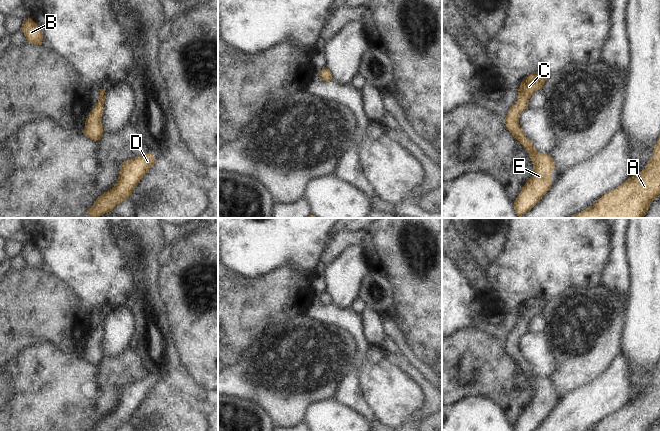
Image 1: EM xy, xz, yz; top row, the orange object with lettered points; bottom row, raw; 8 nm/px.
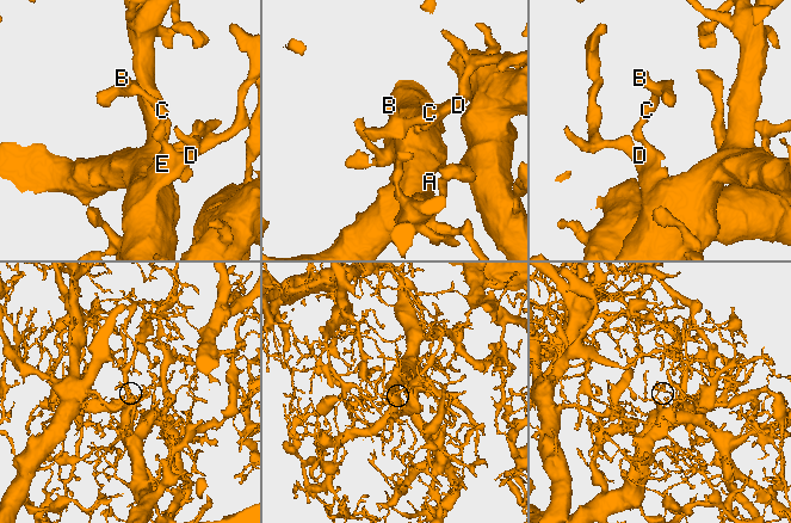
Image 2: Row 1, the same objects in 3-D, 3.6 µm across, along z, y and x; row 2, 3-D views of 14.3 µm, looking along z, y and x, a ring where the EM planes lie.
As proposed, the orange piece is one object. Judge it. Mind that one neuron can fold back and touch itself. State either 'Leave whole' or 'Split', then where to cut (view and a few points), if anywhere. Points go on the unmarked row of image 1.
Leave whole. No split

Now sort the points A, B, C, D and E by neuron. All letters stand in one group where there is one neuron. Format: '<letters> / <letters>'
A B C D E

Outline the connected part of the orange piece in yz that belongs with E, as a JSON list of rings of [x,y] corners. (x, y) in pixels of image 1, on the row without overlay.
[[[536,296],[521,306],[518,312],[517,326],[509,333],[504,348],[507,353],[524,370],[533,388],[532,400],[522,411],[514,425],[514,431],[534,431],[552,410],[552,395],[556,392],[551,379],[538,376],[519,349],[520,338],[528,332],[528,325],[534,316],[542,314],[546,298]]]

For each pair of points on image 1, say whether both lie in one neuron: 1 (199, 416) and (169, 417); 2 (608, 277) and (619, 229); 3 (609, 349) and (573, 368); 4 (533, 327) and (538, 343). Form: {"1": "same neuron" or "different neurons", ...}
{"1": "same neuron", "2": "same neuron", "3": "same neuron", "4": "different neurons"}

